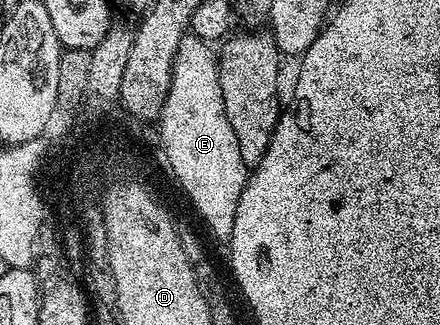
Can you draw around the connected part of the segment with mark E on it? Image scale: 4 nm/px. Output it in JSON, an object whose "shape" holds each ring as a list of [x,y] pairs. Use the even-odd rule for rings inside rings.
{"shape":[[[184,34],[174,57],[172,80],[163,130],[168,158],[208,222],[224,234],[231,227],[233,207],[250,171],[238,153],[234,129],[230,129],[230,121],[226,121],[220,68],[213,48],[196,35]]]}

